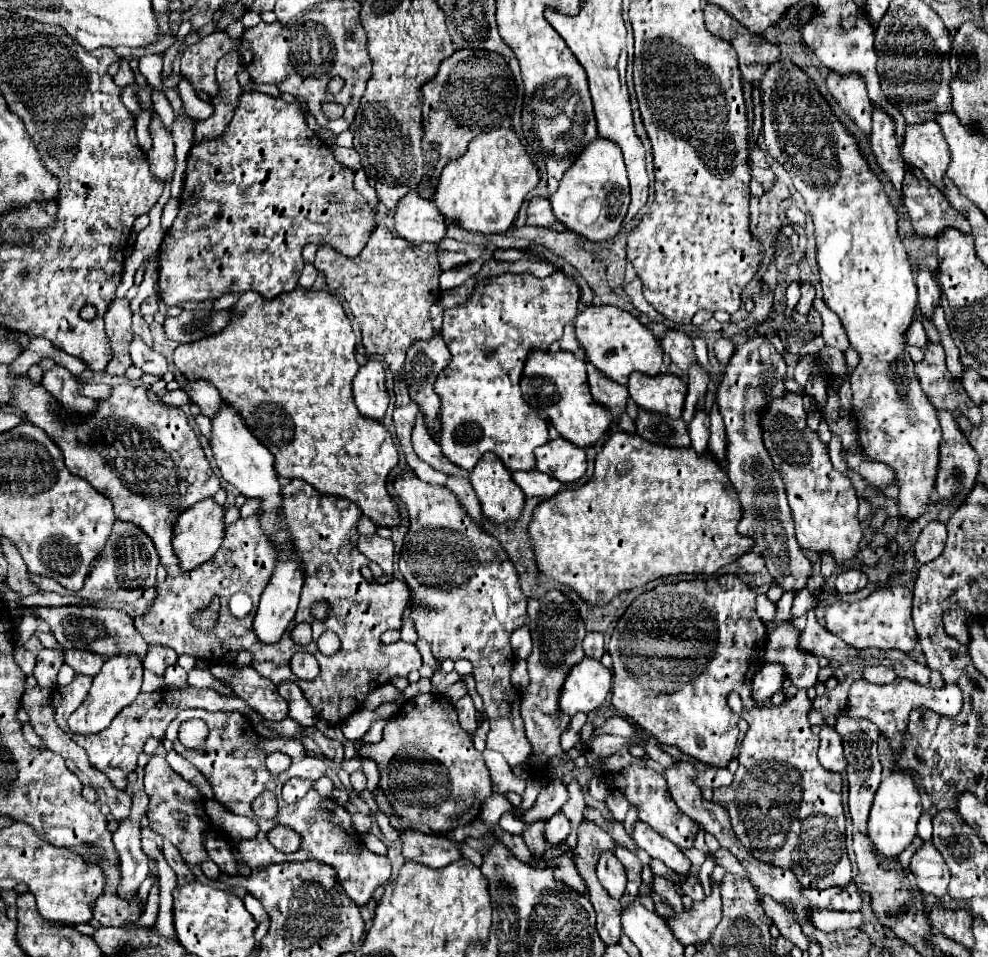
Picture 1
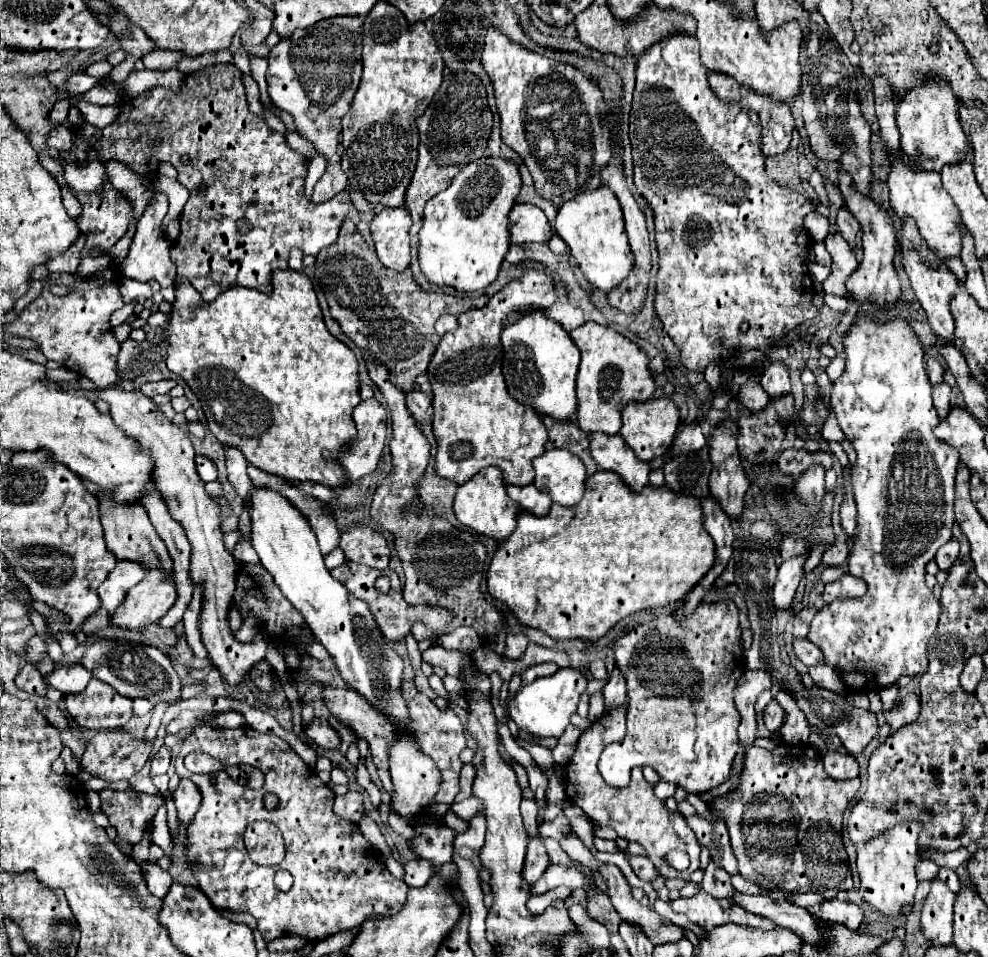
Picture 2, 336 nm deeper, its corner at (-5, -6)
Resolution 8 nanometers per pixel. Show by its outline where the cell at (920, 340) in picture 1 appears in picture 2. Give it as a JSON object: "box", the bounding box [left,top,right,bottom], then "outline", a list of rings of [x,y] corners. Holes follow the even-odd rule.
{"box":[926,356,944,386],"outline":[[[926,356],[926,374],[928,374],[932,386],[936,386],[936,384],[940,384],[940,382],[944,380],[944,378],[942,378],[944,370],[942,370],[940,362],[938,362],[936,358],[932,358],[932,356]]]}

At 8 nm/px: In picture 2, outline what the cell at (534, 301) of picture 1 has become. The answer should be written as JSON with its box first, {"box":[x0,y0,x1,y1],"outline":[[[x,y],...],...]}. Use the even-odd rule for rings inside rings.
{"box":[428,270,558,486],"outline":[[[524,270],[524,276],[520,280],[510,282],[506,288],[496,292],[484,308],[470,310],[466,314],[458,316],[458,328],[452,332],[446,332],[428,364],[428,380],[432,386],[432,428],[436,436],[436,464],[434,472],[440,478],[446,478],[456,484],[468,482],[474,474],[478,474],[482,468],[496,466],[502,470],[504,484],[524,486],[532,484],[534,480],[534,468],[532,458],[540,456],[546,450],[548,432],[532,408],[522,408],[508,392],[502,376],[502,344],[500,344],[500,332],[504,328],[504,322],[510,314],[518,312],[530,312],[530,304],[538,304],[540,308],[546,308],[558,300],[556,288],[552,280],[542,270]]]}

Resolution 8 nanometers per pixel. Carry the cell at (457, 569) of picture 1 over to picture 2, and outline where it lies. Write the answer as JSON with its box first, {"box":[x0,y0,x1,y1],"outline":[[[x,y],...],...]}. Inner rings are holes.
{"box":[366,356,504,638],"outline":[[[374,356],[366,358],[368,376],[382,392],[390,416],[392,416],[392,440],[390,440],[390,452],[392,452],[392,464],[394,470],[390,476],[384,478],[384,482],[378,486],[374,500],[372,500],[372,520],[380,524],[386,532],[394,536],[398,558],[404,566],[404,600],[408,604],[428,604],[428,606],[444,606],[444,608],[466,608],[466,616],[476,618],[472,626],[480,632],[482,638],[490,638],[498,628],[504,628],[504,616],[500,610],[496,610],[492,604],[484,600],[482,594],[482,582],[484,582],[484,558],[486,548],[474,540],[472,534],[456,530],[446,518],[436,516],[432,512],[424,512],[420,516],[412,512],[404,512],[402,506],[414,504],[416,496],[414,490],[418,490],[418,482],[428,466],[430,460],[430,444],[422,430],[418,428],[414,416],[406,412],[404,392],[390,382],[388,368],[374,360]]]}

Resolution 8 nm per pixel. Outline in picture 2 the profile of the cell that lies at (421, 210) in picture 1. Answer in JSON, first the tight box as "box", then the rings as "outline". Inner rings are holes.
{"box":[370,206,412,272],"outline":[[[404,206],[382,208],[370,222],[370,234],[378,258],[386,268],[398,272],[406,270],[410,264],[410,230],[412,218]]]}

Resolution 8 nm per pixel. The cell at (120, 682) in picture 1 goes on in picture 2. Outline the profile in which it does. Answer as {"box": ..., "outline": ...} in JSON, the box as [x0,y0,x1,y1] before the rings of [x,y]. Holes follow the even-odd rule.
{"box":[66,678,132,730],"outline":[[[92,678],[86,690],[66,696],[66,712],[78,728],[114,730],[126,724],[132,712],[132,700],[120,696],[108,684]]]}

